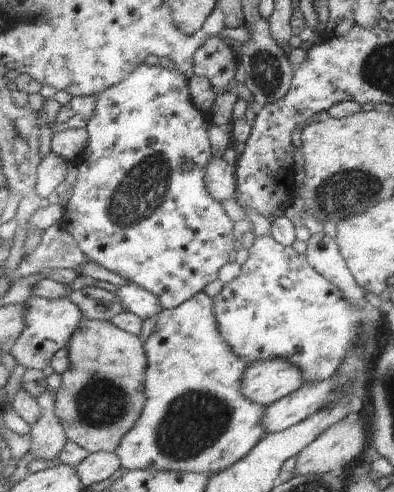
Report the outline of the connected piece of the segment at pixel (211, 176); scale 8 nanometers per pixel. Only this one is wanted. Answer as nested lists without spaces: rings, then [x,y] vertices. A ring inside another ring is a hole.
[[[214,158],[214,163],[207,172],[207,188],[220,203],[227,200],[238,201],[235,170],[236,167],[223,158]]]

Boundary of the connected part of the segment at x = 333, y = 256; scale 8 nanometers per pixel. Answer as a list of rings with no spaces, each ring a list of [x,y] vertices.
[[[321,232],[311,235],[306,245],[305,254],[310,263],[326,276],[331,284],[341,288],[347,300],[353,302],[355,306],[365,305],[366,292],[349,270],[337,241]]]

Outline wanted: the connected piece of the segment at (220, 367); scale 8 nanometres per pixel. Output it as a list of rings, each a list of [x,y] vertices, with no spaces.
[[[200,292],[174,309],[163,309],[156,316],[159,328],[146,347],[149,364],[145,392],[146,407],[138,423],[125,435],[116,453],[125,469],[155,472],[190,472],[217,474],[243,460],[266,435],[263,426],[267,407],[247,400],[242,393],[242,380],[247,361],[227,344],[215,316],[214,297]]]

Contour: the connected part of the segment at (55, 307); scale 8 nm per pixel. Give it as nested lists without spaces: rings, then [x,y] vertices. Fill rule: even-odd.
[[[30,296],[25,308],[25,330],[19,336],[11,351],[17,365],[28,369],[45,370],[59,350],[67,347],[75,331],[82,326],[85,318],[83,310],[74,300],[67,298],[47,299],[39,296]]]

